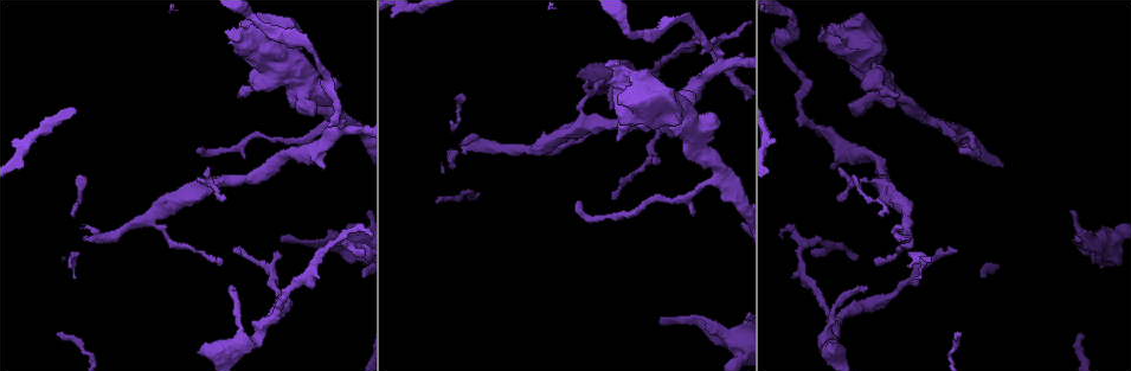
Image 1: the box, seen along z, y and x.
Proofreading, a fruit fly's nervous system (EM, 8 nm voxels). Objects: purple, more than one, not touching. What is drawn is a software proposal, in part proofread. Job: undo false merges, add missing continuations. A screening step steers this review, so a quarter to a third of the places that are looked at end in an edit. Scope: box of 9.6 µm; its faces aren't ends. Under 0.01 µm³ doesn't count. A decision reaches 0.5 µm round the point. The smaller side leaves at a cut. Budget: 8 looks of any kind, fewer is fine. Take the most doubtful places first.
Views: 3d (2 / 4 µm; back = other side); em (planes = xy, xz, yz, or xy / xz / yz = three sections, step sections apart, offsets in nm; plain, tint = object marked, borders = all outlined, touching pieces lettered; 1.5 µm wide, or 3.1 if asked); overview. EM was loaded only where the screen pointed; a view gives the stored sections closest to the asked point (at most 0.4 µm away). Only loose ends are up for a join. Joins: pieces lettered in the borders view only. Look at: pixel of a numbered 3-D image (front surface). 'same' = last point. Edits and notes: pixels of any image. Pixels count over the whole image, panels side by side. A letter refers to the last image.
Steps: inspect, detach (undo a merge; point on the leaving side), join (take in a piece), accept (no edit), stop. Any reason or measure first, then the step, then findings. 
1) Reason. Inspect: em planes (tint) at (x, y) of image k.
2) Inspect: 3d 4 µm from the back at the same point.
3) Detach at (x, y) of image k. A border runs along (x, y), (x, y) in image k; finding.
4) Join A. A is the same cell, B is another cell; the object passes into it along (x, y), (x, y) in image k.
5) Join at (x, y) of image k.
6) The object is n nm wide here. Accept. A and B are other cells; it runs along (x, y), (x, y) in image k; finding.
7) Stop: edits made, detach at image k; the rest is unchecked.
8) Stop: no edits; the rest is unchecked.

Branch stops here. Inspect: em planes (borders) at (1078, 239) of image 1.

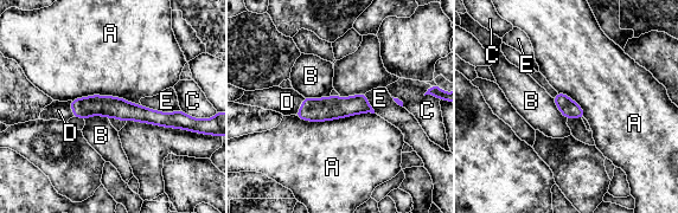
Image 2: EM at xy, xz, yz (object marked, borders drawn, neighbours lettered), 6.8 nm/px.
Join D. D is the same cell, A, B, C and E are other cells; the object passes into it along (330, 108), (300, 107), (287, 102) in image 2; it goes on there.

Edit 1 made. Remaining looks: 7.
Stops while still wide. Inspect: 3d 4 µm at (716, 115) of image 1.

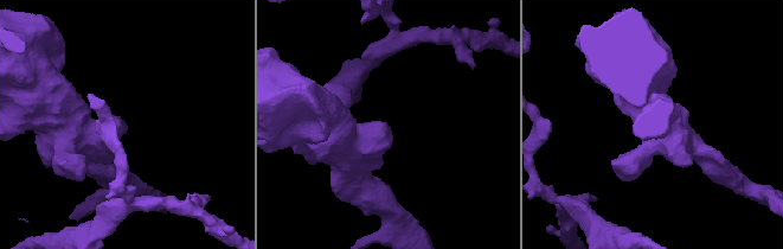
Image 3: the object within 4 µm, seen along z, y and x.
Need the tissue. Inspect: em planes (borders) at (382, 124) of image 3.

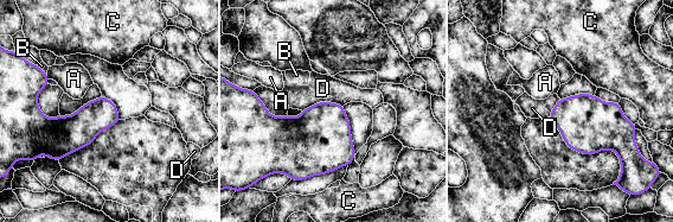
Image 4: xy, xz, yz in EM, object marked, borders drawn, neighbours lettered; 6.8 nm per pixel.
The longest contact is with D, 300 nm. Accept. A, B, C and D are other cells; none of them fits.

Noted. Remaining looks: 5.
Stop: edits made, join at image 2; the rest is unchecked.

